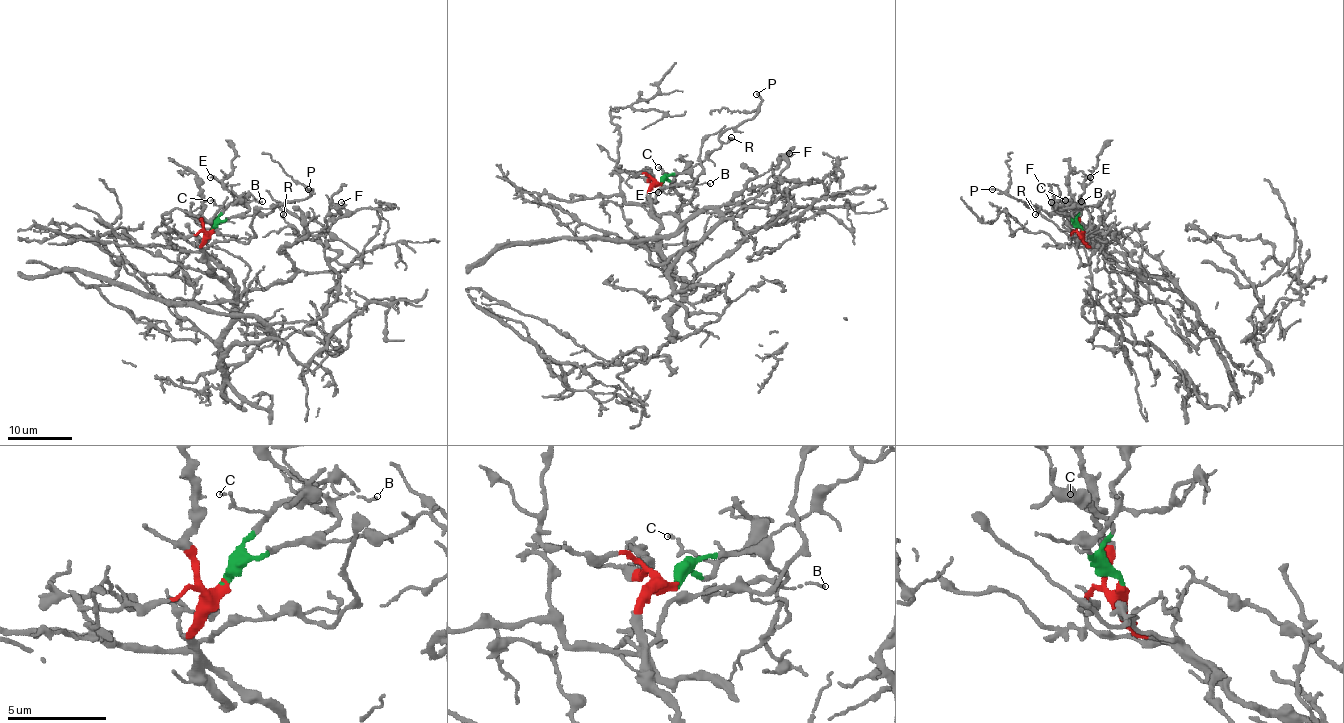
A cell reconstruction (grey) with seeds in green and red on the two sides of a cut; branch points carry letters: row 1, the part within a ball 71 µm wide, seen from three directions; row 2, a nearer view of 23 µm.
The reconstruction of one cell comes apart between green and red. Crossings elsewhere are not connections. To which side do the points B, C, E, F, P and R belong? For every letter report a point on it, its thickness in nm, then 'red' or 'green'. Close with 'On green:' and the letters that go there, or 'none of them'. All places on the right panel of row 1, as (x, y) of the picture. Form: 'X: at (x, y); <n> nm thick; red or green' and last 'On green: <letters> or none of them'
B: at (1081, 201); 110 nm thick; green
C: at (1065, 200); 130 nm thick; green
E: at (1090, 177); 120 nm thick; green
F: at (1051, 202); 150 nm thick; red
P: at (992, 189); 160 nm thick; green
R: at (1035, 214); 180 nm thick; green
On green: B, C, E, P, R

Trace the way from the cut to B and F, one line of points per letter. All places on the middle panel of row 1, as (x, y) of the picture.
B: (659, 184), (670, 174), (688, 173), (698, 184), (709, 184)
F: (659, 184), (650, 213), (661, 256), (691, 282), (743, 239), (729, 205), (772, 185), (788, 153)

